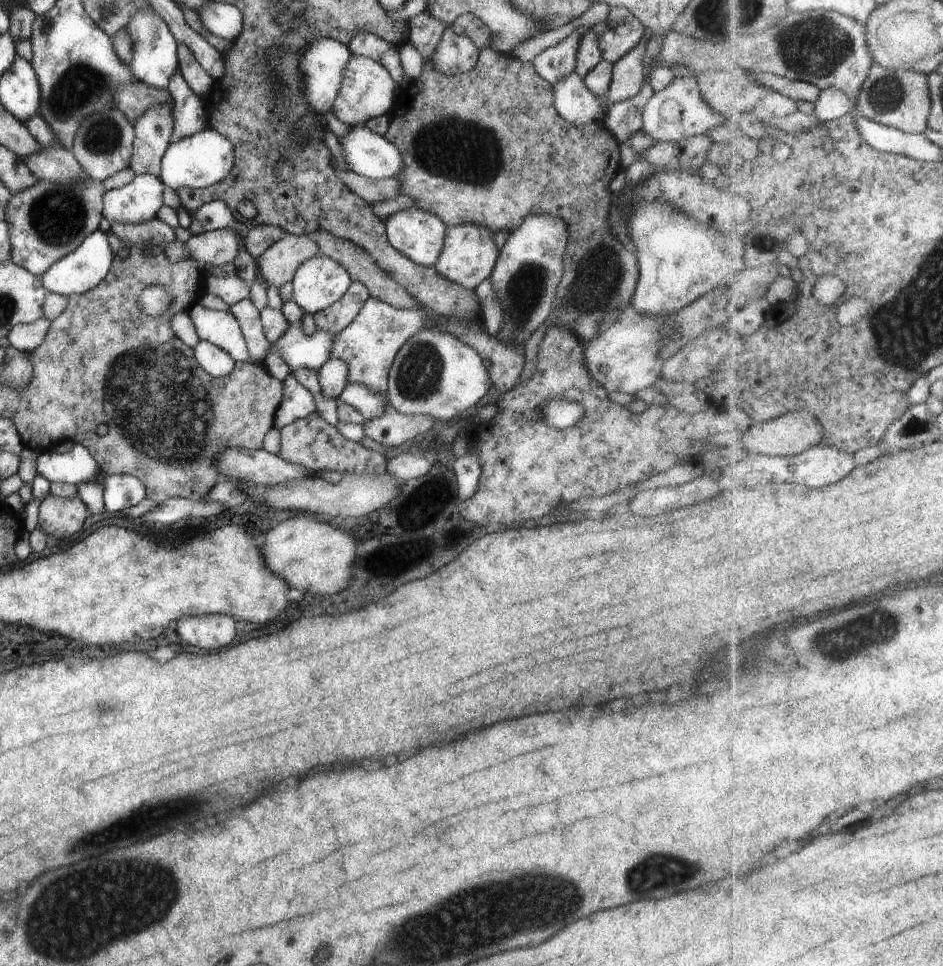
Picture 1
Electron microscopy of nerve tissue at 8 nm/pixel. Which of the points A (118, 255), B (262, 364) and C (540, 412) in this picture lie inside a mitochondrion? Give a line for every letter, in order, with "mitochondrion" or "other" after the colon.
A: other
B: other
C: other

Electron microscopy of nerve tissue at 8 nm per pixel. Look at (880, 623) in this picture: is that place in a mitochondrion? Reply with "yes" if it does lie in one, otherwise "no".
yes

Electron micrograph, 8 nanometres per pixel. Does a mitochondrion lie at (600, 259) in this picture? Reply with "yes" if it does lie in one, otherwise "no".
yes

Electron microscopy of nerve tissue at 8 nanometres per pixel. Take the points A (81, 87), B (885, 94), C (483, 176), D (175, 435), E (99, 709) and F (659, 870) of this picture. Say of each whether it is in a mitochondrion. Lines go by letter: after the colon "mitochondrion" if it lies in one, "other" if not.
A: mitochondrion
B: mitochondrion
C: mitochondrion
D: mitochondrion
E: mitochondrion
F: mitochondrion

